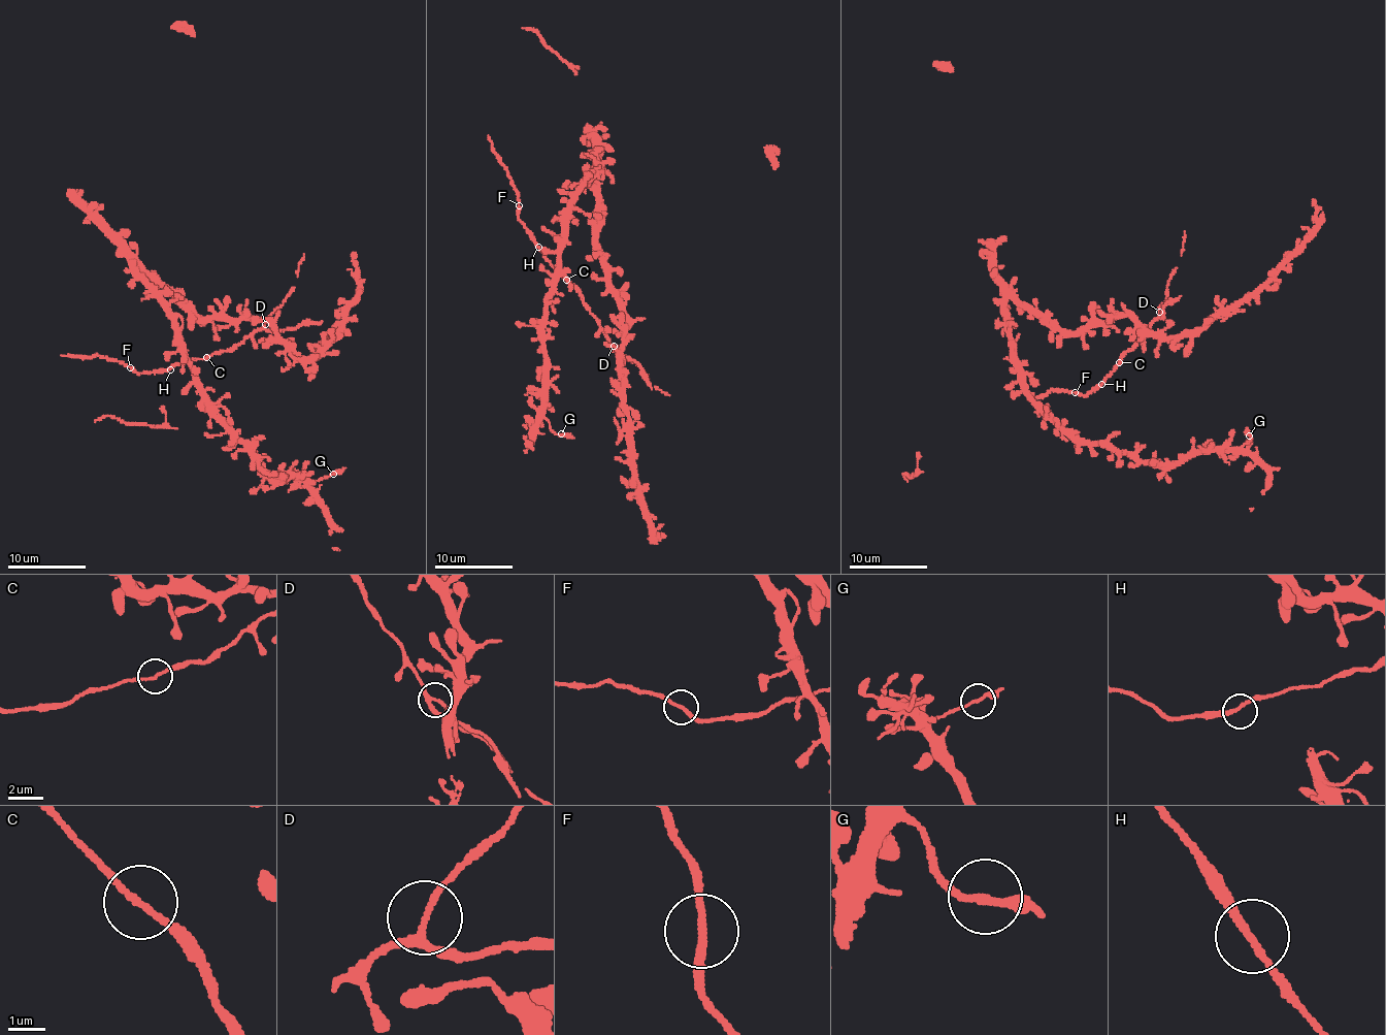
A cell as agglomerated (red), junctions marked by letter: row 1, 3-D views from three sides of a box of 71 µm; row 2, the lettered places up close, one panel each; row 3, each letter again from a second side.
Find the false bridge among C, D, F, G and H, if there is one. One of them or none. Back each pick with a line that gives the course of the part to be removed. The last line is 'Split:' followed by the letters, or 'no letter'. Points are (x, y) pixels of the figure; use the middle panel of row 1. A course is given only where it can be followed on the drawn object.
Split: no letter

